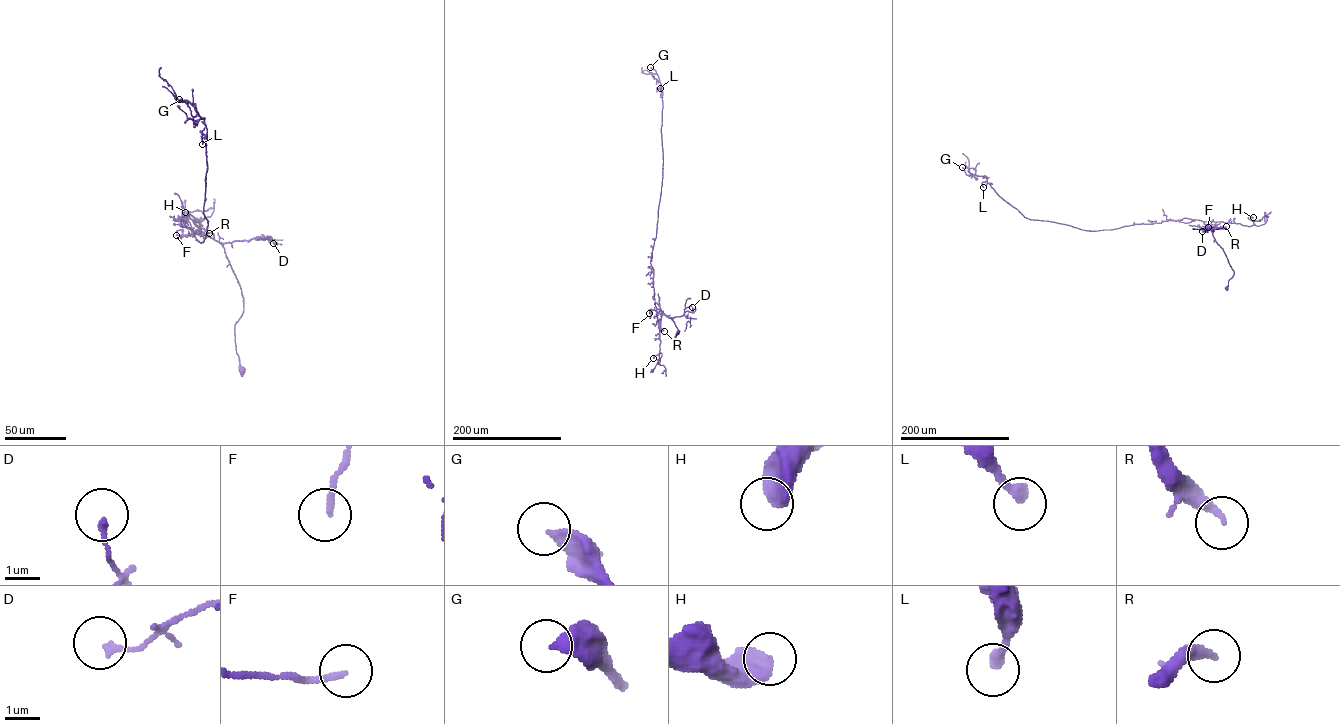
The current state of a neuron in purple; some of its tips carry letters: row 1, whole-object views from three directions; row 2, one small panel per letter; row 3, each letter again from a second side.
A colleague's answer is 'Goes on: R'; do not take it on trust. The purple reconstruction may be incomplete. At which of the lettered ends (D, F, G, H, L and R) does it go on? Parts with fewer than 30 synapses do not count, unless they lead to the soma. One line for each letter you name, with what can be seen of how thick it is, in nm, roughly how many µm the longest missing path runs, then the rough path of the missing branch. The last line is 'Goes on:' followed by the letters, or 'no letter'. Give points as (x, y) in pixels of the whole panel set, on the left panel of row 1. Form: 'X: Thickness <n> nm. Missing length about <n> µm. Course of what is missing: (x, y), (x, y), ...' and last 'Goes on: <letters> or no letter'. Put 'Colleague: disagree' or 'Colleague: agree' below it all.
Goes on: no letter
Colleague: disagree

